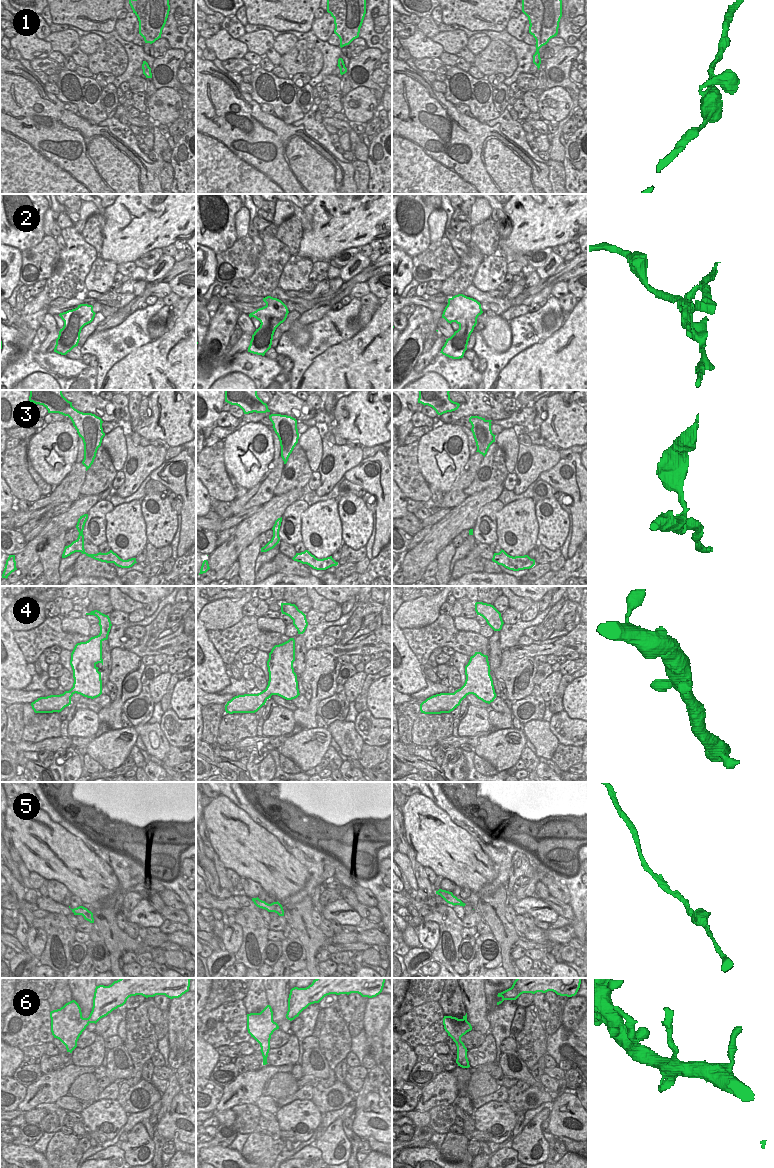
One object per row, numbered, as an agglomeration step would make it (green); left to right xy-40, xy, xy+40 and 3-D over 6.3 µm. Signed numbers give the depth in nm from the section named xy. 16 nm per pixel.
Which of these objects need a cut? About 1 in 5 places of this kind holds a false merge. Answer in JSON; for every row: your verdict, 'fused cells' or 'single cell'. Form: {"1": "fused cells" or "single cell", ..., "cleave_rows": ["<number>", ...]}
{"1": "single cell", "2": "fused cells", "3": "single cell", "4": "single cell", "5": "single cell", "6": "single cell", "cleave_rows": ["2"]}

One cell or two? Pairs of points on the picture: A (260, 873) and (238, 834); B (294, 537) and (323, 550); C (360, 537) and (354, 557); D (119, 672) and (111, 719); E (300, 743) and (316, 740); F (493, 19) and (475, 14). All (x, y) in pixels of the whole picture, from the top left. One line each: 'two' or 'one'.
A: one
B: two
C: two
D: one
E: one
F: one

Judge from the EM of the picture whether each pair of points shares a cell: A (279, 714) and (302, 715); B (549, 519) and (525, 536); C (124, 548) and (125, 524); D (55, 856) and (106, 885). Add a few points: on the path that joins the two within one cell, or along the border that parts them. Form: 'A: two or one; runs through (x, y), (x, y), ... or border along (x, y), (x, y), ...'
A: two; border along (292, 711), (296, 723)
B: two; border along (535, 503), (540, 543)
C: one; runs through (128, 543), (125, 530)
D: one; runs through (68, 860), (93, 880)

